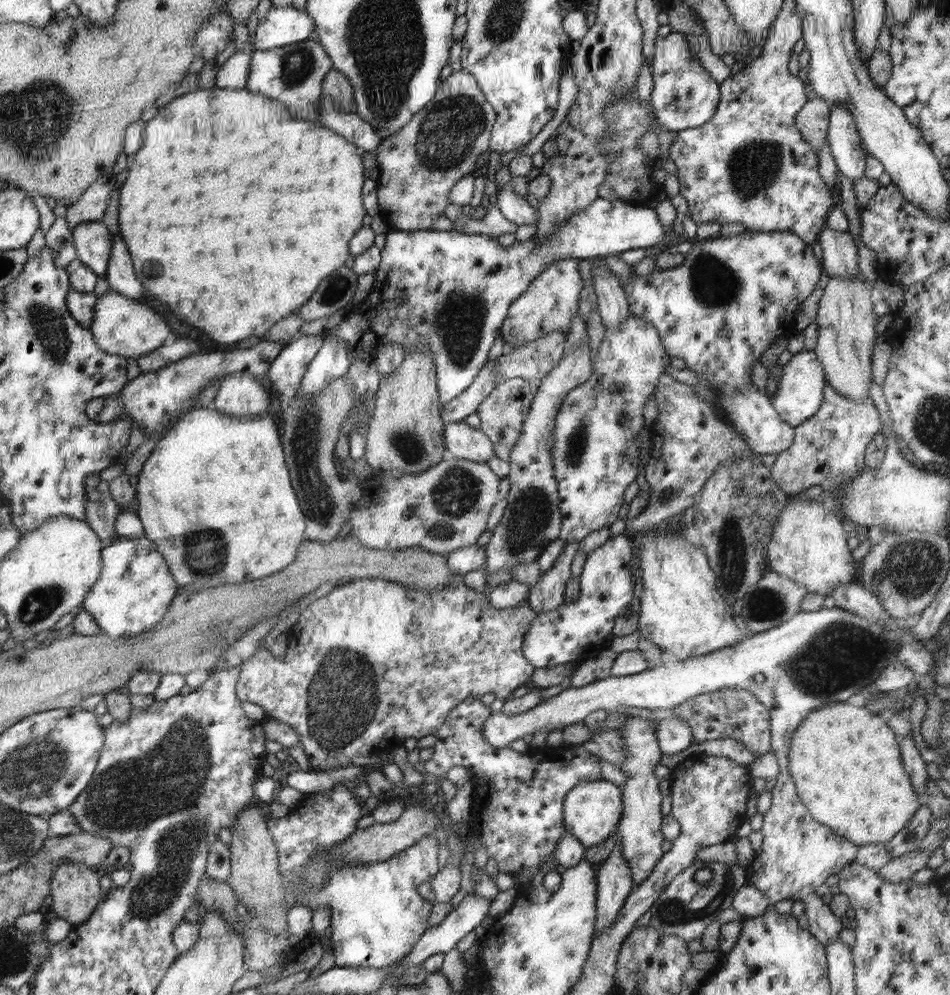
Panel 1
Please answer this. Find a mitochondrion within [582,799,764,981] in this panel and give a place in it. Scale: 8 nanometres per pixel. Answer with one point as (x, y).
(672, 912)

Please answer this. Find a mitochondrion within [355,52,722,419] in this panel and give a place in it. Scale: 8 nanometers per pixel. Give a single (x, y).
(448, 136)

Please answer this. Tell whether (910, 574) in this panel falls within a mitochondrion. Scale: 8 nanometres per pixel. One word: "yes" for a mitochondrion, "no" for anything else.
yes

